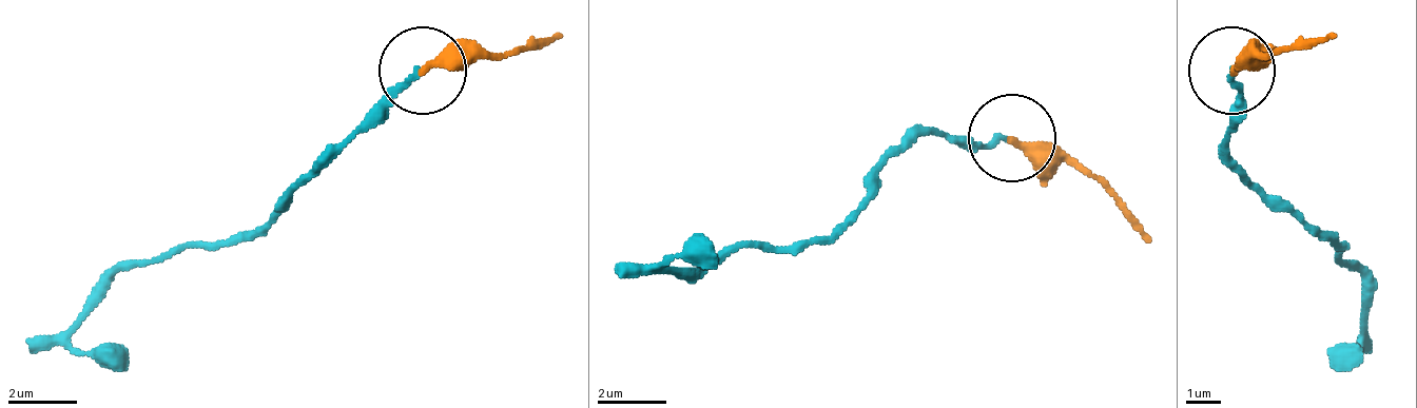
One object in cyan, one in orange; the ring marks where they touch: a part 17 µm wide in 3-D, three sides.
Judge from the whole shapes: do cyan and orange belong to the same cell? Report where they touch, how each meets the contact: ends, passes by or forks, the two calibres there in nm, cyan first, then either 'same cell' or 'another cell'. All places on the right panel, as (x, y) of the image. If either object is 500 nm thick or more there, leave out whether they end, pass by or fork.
at (1231, 71); cyan ends there; orange ends there; 170 nm thick on the cyan side, 320 nm on the other; same cell

